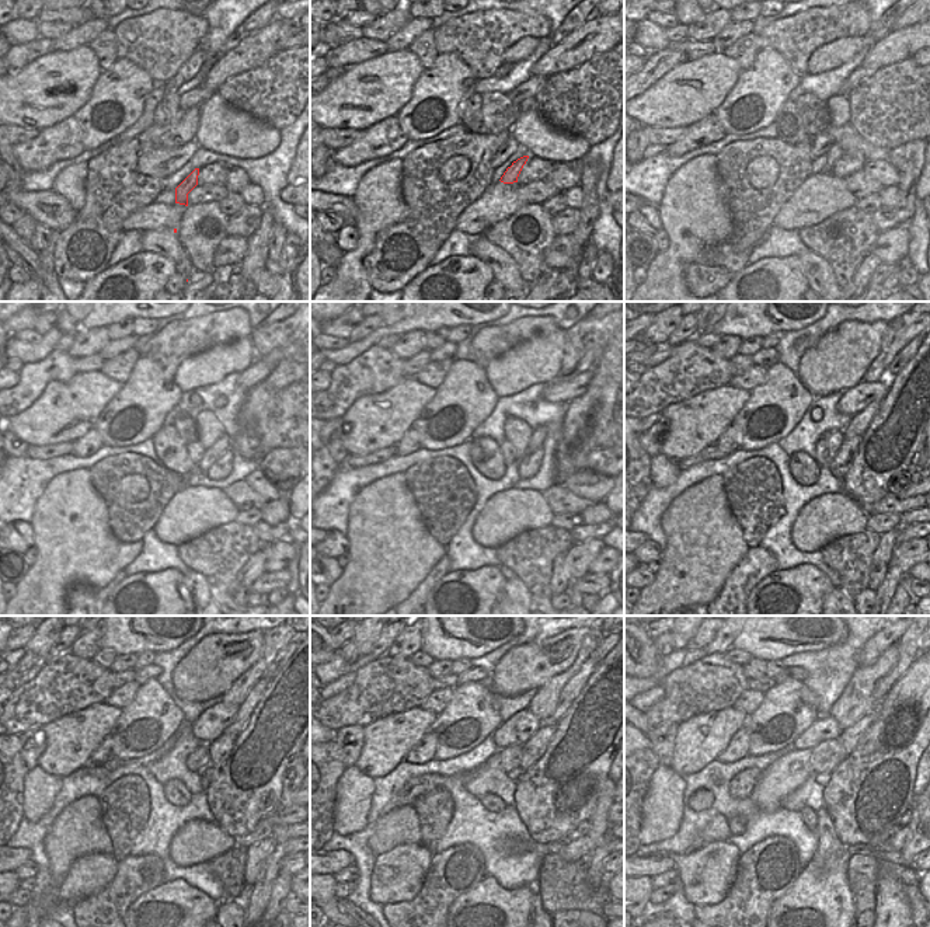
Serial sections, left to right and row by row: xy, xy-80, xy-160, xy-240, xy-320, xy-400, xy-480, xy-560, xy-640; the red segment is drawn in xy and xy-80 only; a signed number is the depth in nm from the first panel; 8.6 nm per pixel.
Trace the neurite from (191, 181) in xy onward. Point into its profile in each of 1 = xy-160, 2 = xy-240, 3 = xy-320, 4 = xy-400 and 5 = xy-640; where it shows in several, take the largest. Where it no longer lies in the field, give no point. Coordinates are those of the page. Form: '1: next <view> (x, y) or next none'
1: next xy-160 (835, 152)
2: next xy-240 (218, 449)
3: next xy-320 (539, 434)
4: next xy-400 (859, 424)
5: next xy-640 (909, 645)

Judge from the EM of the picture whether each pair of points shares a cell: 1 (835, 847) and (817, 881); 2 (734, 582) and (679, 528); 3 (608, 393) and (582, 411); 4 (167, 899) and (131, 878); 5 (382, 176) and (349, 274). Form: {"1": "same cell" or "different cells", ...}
{"1": "same cell", "2": "different cells", "3": "same cell", "4": "different cells", "5": "same cell"}

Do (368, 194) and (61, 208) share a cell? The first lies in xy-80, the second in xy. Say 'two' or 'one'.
two

